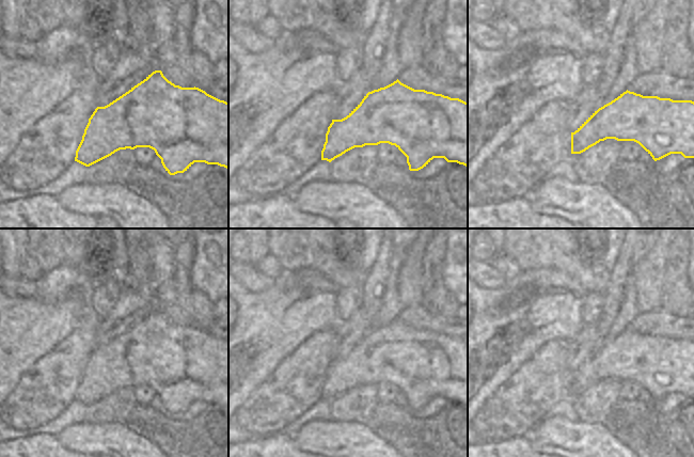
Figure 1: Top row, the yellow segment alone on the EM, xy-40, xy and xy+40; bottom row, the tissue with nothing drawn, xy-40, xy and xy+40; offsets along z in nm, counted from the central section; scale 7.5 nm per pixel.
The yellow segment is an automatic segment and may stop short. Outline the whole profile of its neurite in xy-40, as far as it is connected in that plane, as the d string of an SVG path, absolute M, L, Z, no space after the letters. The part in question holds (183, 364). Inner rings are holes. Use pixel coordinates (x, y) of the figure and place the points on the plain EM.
M155 310L109 344L95 348L76 390L75 400L90 406L120 389L137 387L154 389L170 414L184 412L194 401L218 404L228 408L228 342L195 326L175 325L163 315L161 310Z

